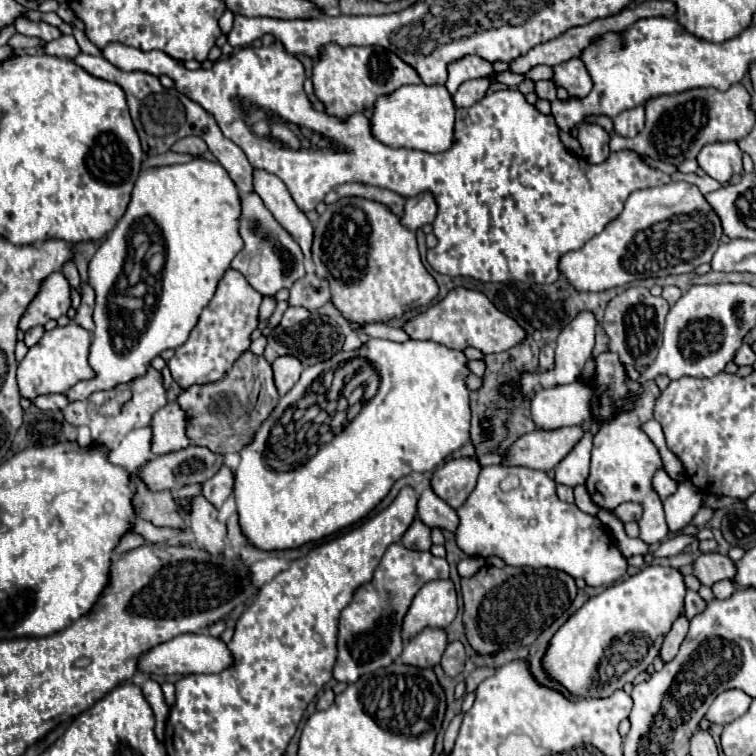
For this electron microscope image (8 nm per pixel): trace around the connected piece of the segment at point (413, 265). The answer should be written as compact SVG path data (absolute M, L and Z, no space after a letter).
M343 198L329 204L319 216L313 238L313 262L319 278L329 282L331 302L341 312L341 316L359 326L365 324L385 324L393 318L401 318L407 310L427 306L439 294L435 278L427 272L421 262L415 232L405 228L399 218L383 204L367 198Z

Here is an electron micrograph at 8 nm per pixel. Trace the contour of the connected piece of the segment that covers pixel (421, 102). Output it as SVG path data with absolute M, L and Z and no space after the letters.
M401 86L387 96L379 96L371 108L371 134L391 148L417 148L425 152L445 152L451 148L455 126L455 104L445 86Z

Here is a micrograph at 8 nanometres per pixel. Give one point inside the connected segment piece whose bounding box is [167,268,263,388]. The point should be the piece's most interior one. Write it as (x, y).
(222, 333)

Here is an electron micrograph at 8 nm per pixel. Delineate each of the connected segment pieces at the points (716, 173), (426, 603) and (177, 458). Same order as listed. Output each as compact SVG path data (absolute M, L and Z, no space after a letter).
M715 142L707 144L699 152L697 162L711 178L729 182L731 174L739 174L743 170L743 152L735 142Z
M451 580L427 582L413 598L405 618L401 636L409 642L423 628L445 628L457 614L457 594Z
M189 444L183 450L155 456L143 464L139 476L149 490L171 490L173 486L203 484L223 464L223 456L213 454L209 448Z

